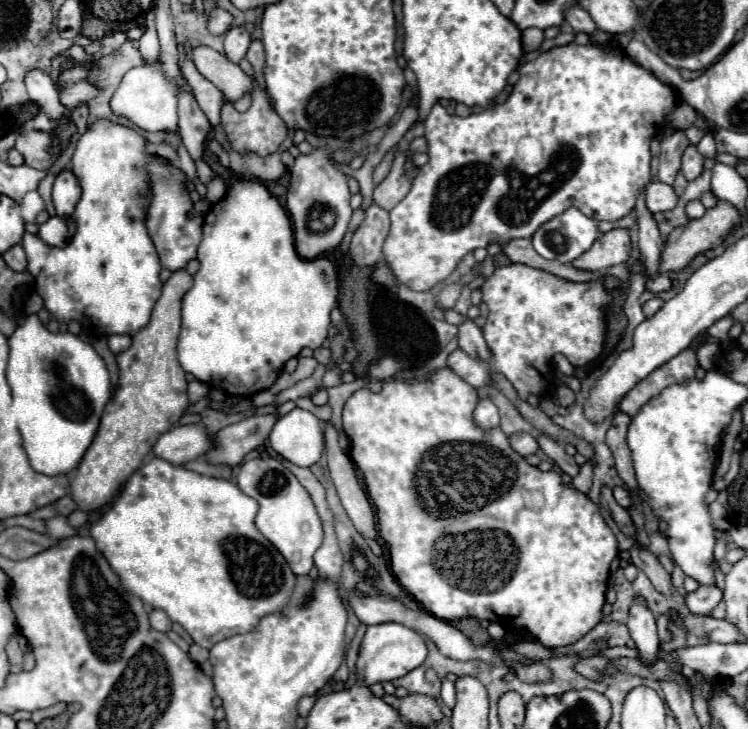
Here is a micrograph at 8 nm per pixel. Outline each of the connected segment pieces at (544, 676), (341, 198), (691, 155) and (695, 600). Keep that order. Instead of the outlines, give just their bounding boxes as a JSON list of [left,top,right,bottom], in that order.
[[510,663,550,683],[286,149,352,259],[682,145,702,181],[686,587,722,617]]

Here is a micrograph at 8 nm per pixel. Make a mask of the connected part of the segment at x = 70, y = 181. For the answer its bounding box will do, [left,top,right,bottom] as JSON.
[52,169,80,215]

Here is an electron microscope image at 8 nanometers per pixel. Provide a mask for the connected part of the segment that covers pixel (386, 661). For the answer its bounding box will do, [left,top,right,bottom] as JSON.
[356,623,428,687]

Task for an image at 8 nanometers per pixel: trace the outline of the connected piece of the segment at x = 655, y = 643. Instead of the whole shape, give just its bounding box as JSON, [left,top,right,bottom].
[626,599,660,665]

